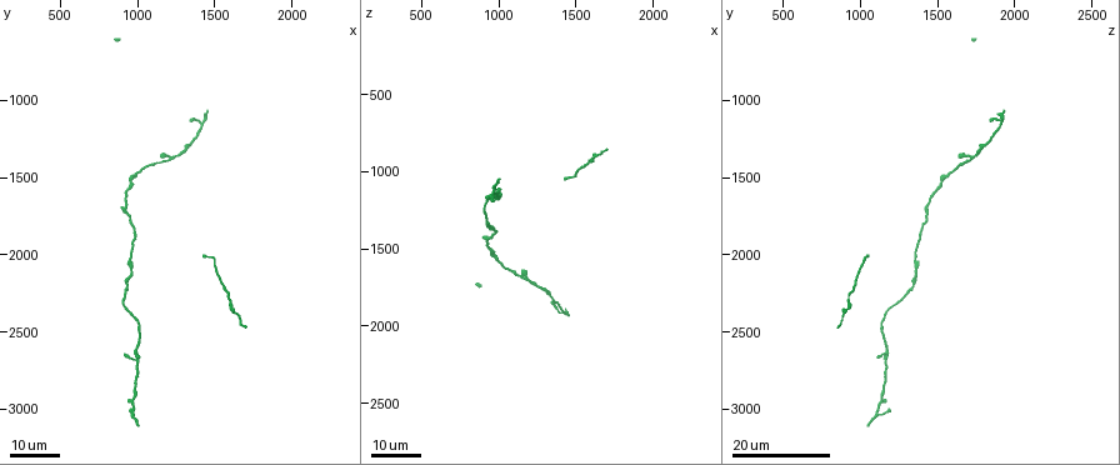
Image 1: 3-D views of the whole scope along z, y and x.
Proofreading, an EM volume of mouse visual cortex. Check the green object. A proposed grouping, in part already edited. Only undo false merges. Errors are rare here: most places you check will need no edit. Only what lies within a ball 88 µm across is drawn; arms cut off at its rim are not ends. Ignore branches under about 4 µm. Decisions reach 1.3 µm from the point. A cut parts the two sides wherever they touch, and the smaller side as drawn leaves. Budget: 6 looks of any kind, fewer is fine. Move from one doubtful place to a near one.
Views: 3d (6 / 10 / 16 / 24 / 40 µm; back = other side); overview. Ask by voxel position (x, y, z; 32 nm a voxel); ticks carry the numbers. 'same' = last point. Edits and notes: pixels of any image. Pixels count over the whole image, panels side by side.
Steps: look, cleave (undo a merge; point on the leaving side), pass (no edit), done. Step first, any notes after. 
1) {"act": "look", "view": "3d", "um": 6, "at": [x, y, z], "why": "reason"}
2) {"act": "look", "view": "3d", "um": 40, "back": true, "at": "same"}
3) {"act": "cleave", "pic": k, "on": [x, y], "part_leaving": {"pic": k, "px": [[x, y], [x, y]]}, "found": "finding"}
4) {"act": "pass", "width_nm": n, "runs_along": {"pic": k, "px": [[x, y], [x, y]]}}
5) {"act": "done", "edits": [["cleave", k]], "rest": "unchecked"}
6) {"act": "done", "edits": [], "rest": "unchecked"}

{"act": "look", "view": "3d", "um": 16, "at": [980, 1500, 1580], "why": "calibre changes"}

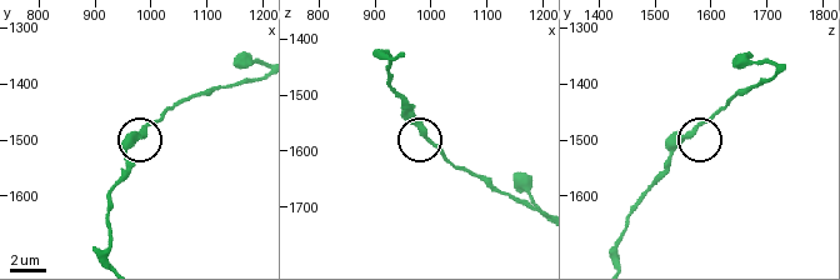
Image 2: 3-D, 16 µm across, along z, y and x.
{"act": "look", "view": "3d", "um": 10, "at": [985, 1480, 1570]}

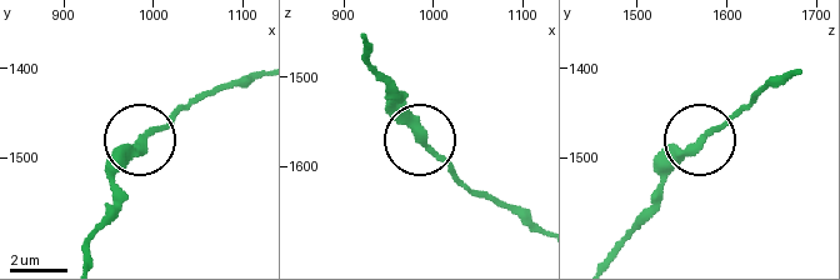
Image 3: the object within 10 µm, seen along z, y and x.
{"act": "pass", "found": "one neuron here"}

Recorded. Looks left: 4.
{"act": "look", "view": "3d", "um": 16, "at": [1480, 2000, 1040], "why": "calibre changes"}

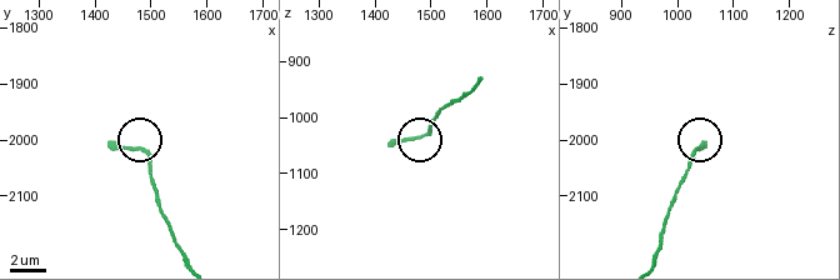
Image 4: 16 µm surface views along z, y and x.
{"act": "look", "view": "3d", "um": 10, "at": [1475, 2010, 1035], "why": "closer look"}

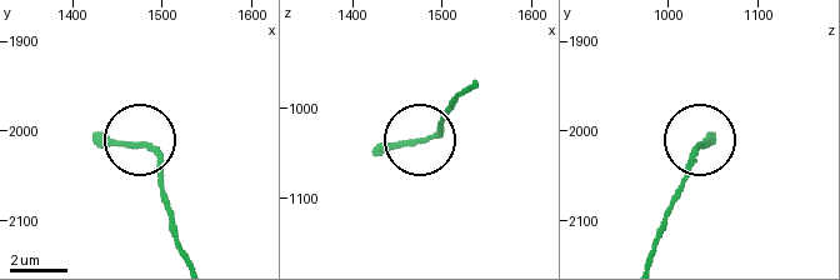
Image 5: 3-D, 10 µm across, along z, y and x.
{"act": "look", "view": "3d", "um": 6, "at": [1475, 2015, 1035]}

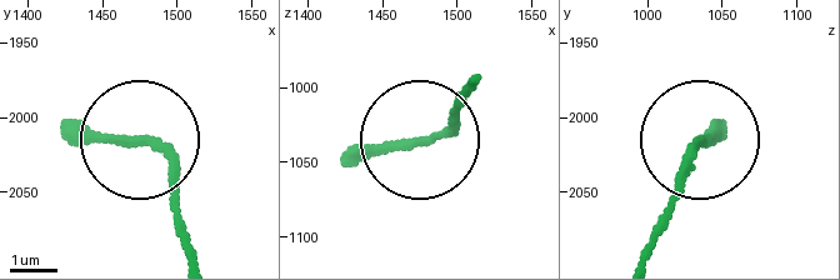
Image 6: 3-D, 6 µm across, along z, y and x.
{"act": "pass", "found": "all the same neuron"}

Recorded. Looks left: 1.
{"act": "done", "edits": [], "rest": "unchecked"}

